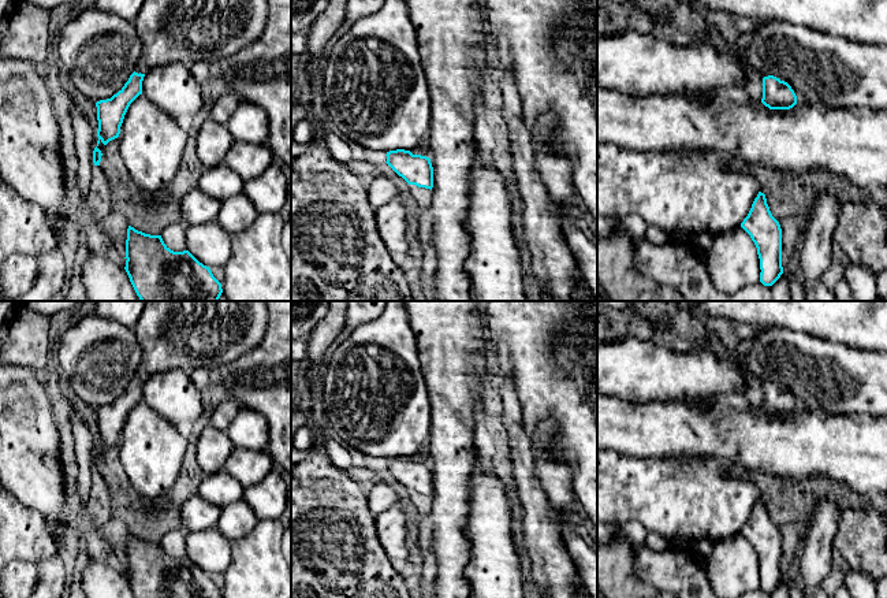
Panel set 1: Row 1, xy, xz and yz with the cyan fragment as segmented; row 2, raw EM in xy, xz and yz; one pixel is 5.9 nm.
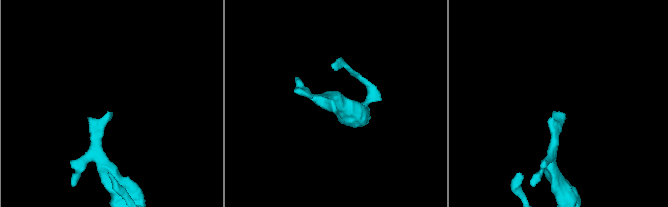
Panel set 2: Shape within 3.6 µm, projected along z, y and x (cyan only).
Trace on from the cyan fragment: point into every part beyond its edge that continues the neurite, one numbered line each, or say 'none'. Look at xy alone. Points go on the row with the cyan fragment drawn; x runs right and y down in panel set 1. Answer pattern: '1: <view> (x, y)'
1: xy (183, 32)

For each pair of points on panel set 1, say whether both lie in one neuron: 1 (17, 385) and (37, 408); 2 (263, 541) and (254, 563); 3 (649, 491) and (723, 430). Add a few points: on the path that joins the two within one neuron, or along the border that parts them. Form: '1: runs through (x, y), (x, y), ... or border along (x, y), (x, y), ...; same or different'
1: runs through (19, 390), (32, 402); same
2: runs through (263, 546), (257, 557); same
3: border along (660, 457), (715, 456), (723, 461); different

